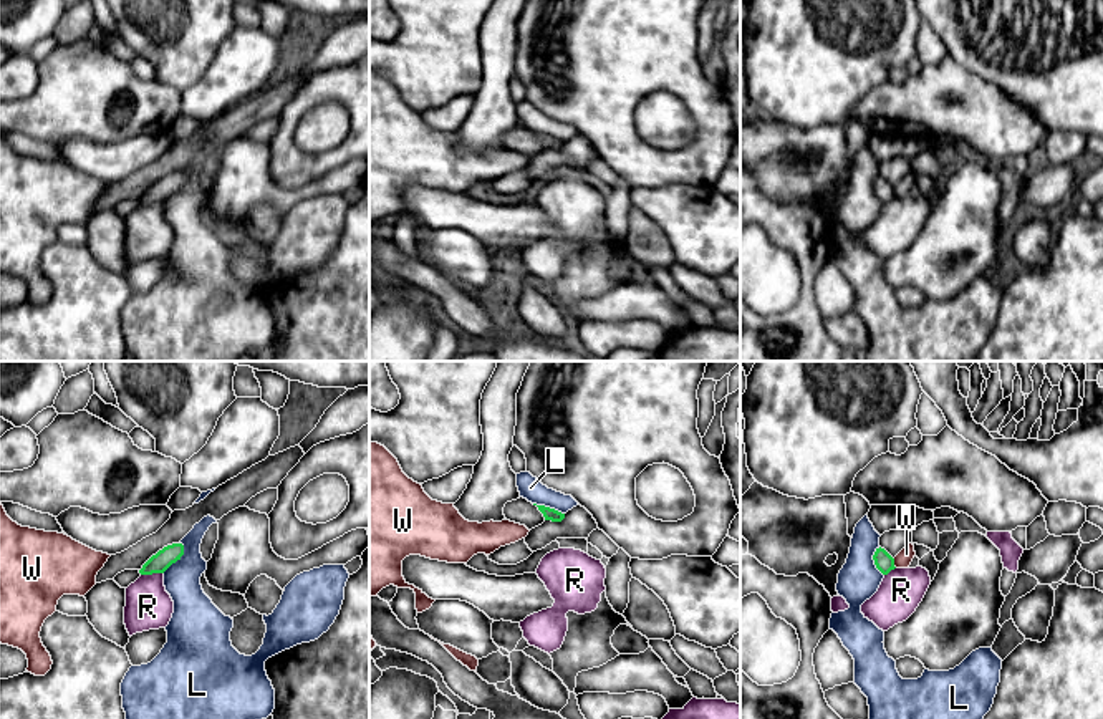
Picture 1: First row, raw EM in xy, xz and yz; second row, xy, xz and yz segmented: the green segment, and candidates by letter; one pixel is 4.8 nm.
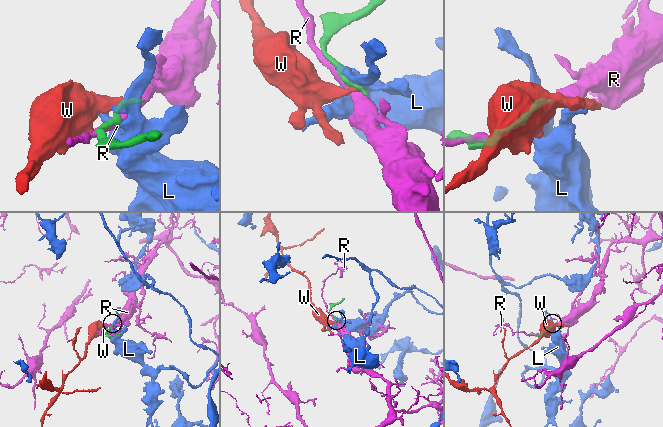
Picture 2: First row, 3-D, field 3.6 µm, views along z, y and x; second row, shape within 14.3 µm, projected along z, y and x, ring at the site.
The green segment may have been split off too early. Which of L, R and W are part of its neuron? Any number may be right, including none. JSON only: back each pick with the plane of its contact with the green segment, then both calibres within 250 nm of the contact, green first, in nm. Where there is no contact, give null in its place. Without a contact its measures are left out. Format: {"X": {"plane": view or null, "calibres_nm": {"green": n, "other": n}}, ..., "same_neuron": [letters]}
{"same_neuron": []}

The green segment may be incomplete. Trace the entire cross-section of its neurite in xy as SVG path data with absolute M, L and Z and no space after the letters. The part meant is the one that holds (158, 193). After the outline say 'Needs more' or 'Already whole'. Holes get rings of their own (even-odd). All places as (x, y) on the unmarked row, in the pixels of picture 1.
M172 172L152 184L139 199L141 204L164 202L172 192L184 184L182 172Z. Already whole

